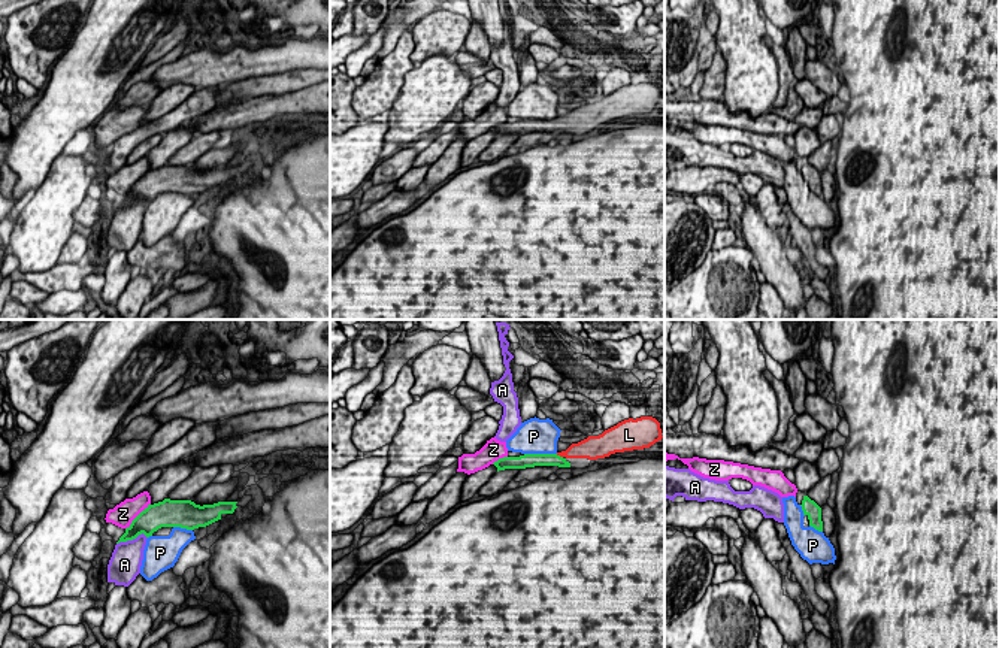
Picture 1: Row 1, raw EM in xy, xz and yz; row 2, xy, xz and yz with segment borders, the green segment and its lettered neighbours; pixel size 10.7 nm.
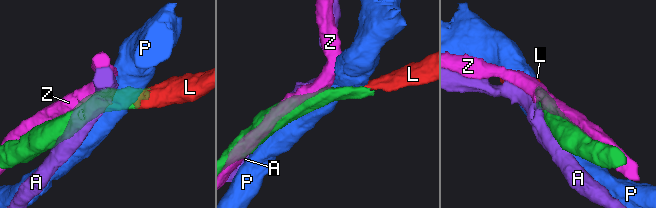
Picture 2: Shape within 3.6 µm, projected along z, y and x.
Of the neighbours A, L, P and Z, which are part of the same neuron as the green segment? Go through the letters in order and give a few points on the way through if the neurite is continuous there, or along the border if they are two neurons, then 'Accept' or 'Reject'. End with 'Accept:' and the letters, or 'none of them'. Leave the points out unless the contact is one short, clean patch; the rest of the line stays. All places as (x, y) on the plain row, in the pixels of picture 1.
A: Reject
L: Path across: xz (536, 124), (559, 121), (581, 115). Accept
P: Reject
Z: Reject
Accept: L

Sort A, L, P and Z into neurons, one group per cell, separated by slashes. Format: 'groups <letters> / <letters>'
groups A / L / P / Z

